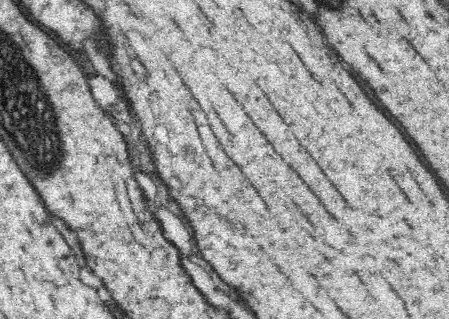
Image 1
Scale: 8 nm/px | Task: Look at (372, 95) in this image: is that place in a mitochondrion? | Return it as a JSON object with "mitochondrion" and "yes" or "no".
{"mitochondrion":"no"}

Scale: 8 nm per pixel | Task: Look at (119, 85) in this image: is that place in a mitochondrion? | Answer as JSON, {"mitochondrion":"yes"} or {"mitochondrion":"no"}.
{"mitochondrion":"no"}

